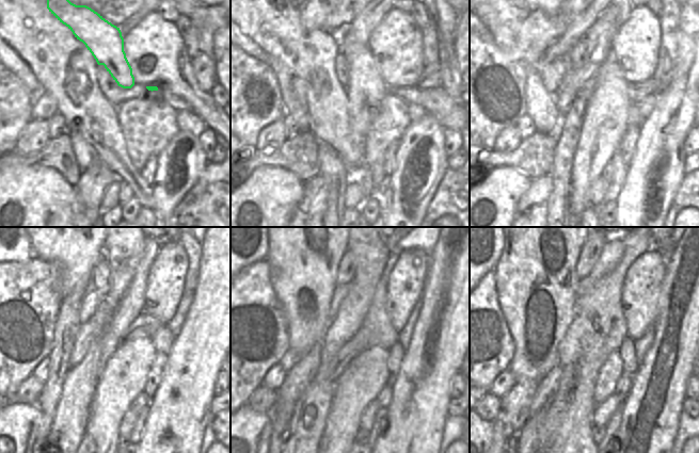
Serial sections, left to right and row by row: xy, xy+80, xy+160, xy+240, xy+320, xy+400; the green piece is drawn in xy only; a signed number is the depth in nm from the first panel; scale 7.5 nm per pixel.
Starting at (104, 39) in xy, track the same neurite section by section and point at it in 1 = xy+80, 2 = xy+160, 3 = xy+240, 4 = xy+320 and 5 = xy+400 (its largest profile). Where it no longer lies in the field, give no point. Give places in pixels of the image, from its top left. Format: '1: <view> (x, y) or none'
1: xy+80 (366, 90)
2: xy+160 (605, 123)
3: xy+240 (123, 375)
4: xy+320 (363, 378)
5: xy+400 (612, 370)

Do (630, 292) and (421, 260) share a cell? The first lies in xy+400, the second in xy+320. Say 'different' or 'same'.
same

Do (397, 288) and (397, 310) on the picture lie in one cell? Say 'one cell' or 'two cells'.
one cell

